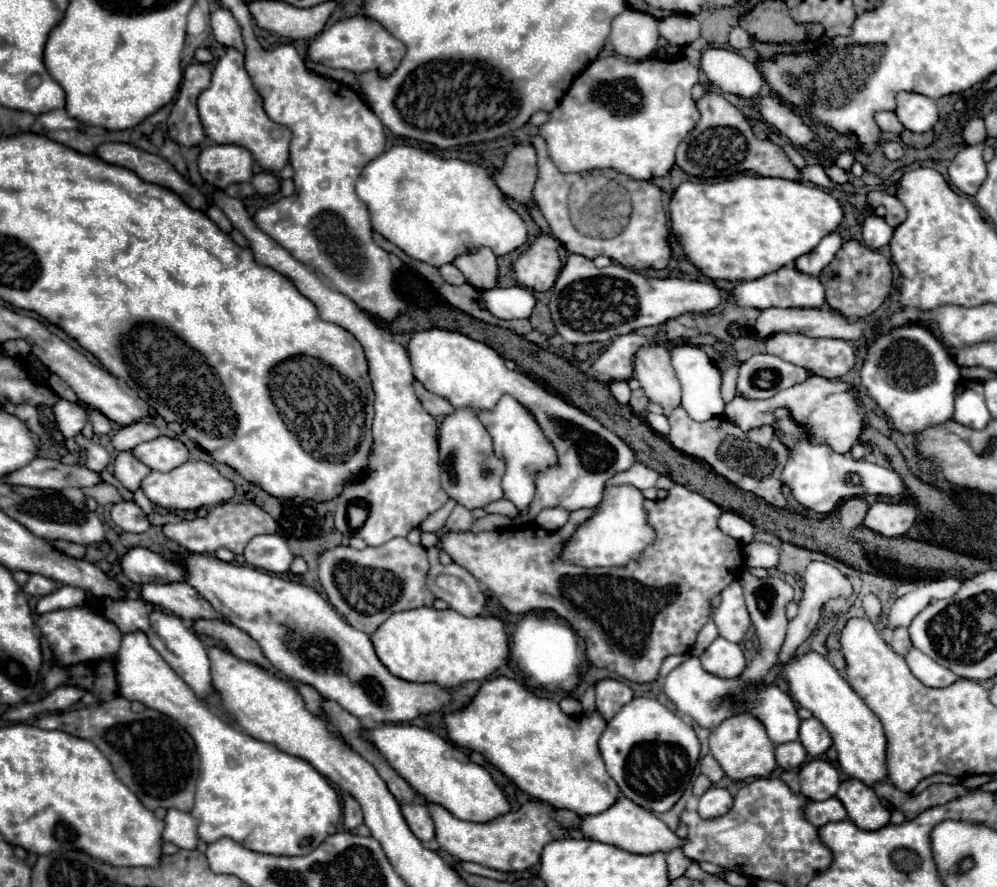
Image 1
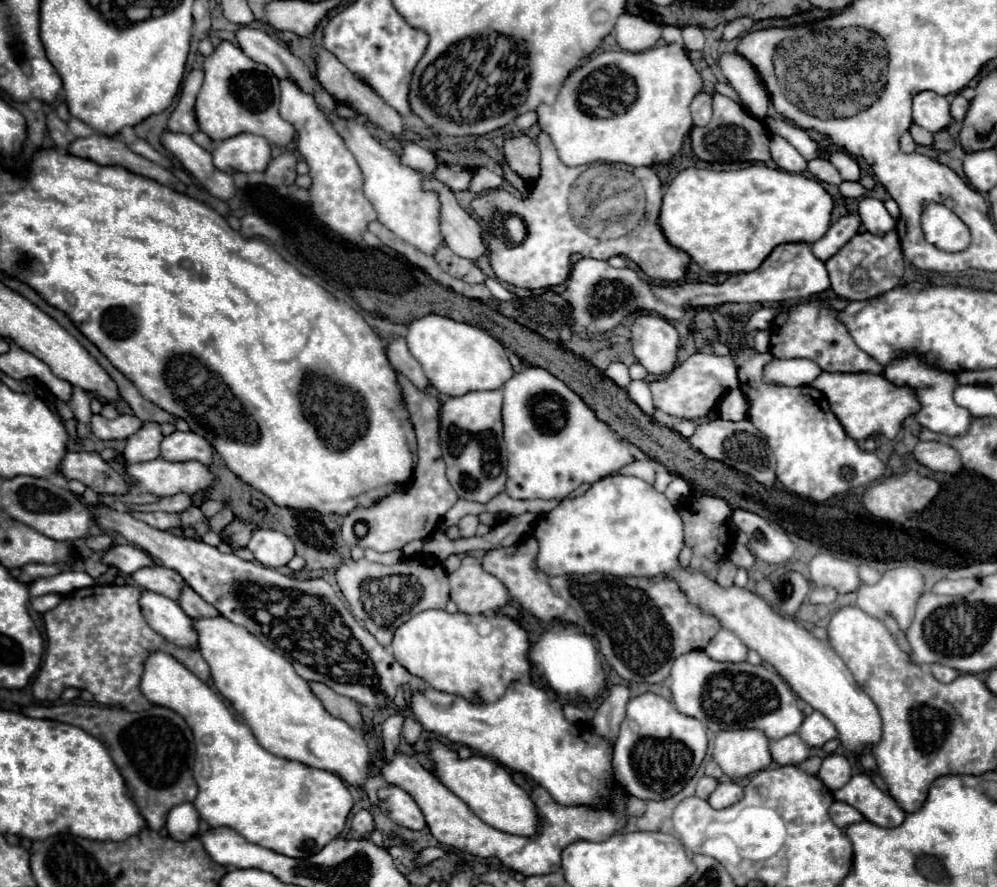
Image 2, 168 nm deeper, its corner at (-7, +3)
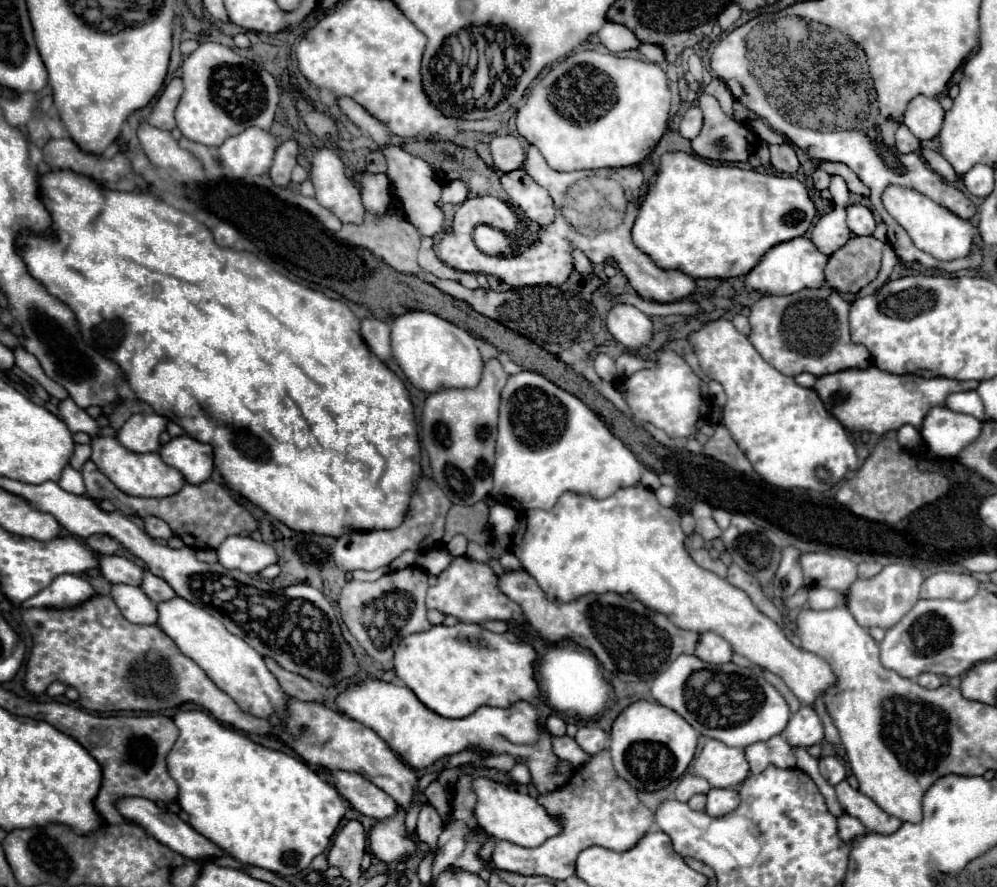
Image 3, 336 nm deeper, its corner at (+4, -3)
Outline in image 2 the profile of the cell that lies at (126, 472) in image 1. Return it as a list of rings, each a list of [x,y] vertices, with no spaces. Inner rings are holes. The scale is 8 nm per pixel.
[[[143,422],[143,426],[127,438],[123,458],[131,464],[155,460],[159,456],[159,444],[163,440],[161,428],[157,422]]]

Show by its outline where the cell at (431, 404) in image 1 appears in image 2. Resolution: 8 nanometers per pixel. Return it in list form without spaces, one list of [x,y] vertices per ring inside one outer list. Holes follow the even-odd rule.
[[[401,336],[389,338],[389,342],[387,342],[387,358],[393,364],[393,368],[397,372],[401,372],[403,376],[407,376],[417,388],[425,388],[429,384],[425,374],[423,374],[421,364],[407,350],[405,338],[401,338]]]

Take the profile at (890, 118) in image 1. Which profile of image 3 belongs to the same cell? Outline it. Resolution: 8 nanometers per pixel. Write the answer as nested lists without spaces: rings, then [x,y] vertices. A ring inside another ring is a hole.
[[[920,148],[920,154],[924,156],[924,160],[930,164],[930,168],[934,170],[934,172],[938,172],[940,176],[944,176],[944,180],[956,180],[956,172],[954,172],[954,168],[936,152],[936,150],[932,150],[932,148]]]

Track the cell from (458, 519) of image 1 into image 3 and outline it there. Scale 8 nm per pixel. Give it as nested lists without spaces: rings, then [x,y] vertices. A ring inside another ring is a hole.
[[[456,534],[456,536],[446,544],[446,548],[448,548],[448,552],[450,552],[452,556],[464,556],[466,546],[468,546],[468,538],[464,538],[462,534]]]

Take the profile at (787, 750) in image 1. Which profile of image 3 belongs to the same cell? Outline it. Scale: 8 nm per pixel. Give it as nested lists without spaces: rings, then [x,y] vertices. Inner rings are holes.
[[[774,736],[766,742],[756,742],[746,748],[746,760],[750,762],[750,772],[760,774],[770,764],[778,768],[796,768],[796,756],[792,746],[782,736]]]

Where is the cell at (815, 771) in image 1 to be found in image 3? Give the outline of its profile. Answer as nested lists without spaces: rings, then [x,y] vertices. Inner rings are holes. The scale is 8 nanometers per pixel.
[[[826,756],[826,758],[820,758],[820,774],[828,780],[828,784],[836,786],[838,782],[842,782],[846,778],[846,770],[844,770],[844,764],[834,758],[834,756]]]

